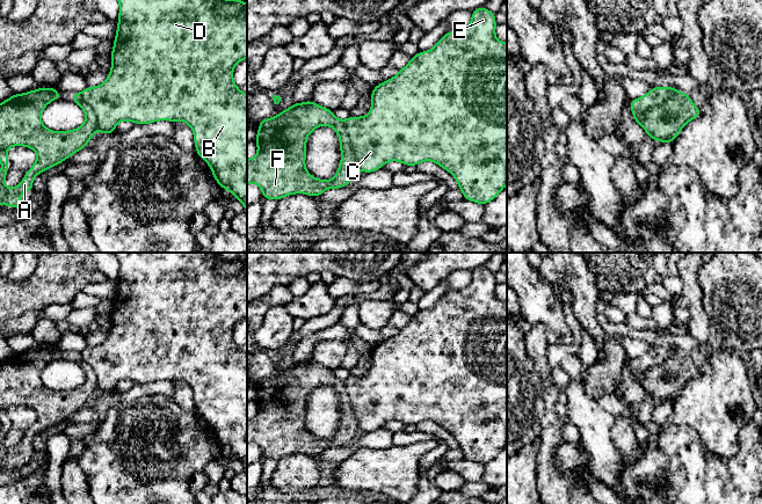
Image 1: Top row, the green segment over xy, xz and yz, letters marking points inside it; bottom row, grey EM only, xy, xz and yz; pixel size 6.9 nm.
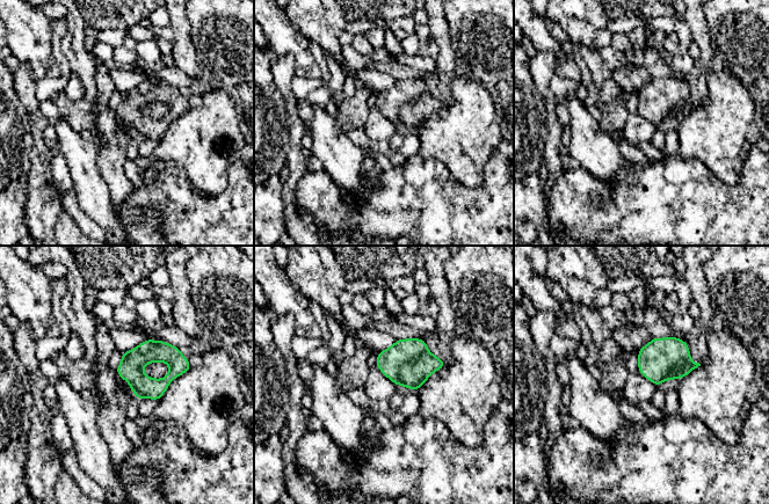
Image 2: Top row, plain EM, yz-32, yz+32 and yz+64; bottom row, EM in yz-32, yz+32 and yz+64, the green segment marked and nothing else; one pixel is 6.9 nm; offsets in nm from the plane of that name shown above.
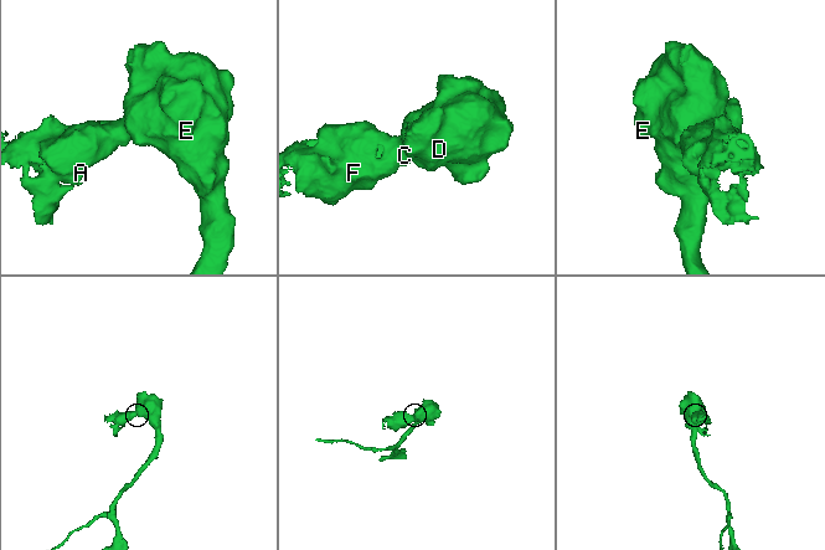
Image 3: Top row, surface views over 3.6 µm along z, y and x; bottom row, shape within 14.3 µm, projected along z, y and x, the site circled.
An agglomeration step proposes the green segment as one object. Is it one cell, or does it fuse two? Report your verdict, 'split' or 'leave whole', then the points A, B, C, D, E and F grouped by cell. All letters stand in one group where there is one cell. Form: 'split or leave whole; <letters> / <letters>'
split; A F / B C D E

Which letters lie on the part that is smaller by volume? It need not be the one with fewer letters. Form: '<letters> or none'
A, F

